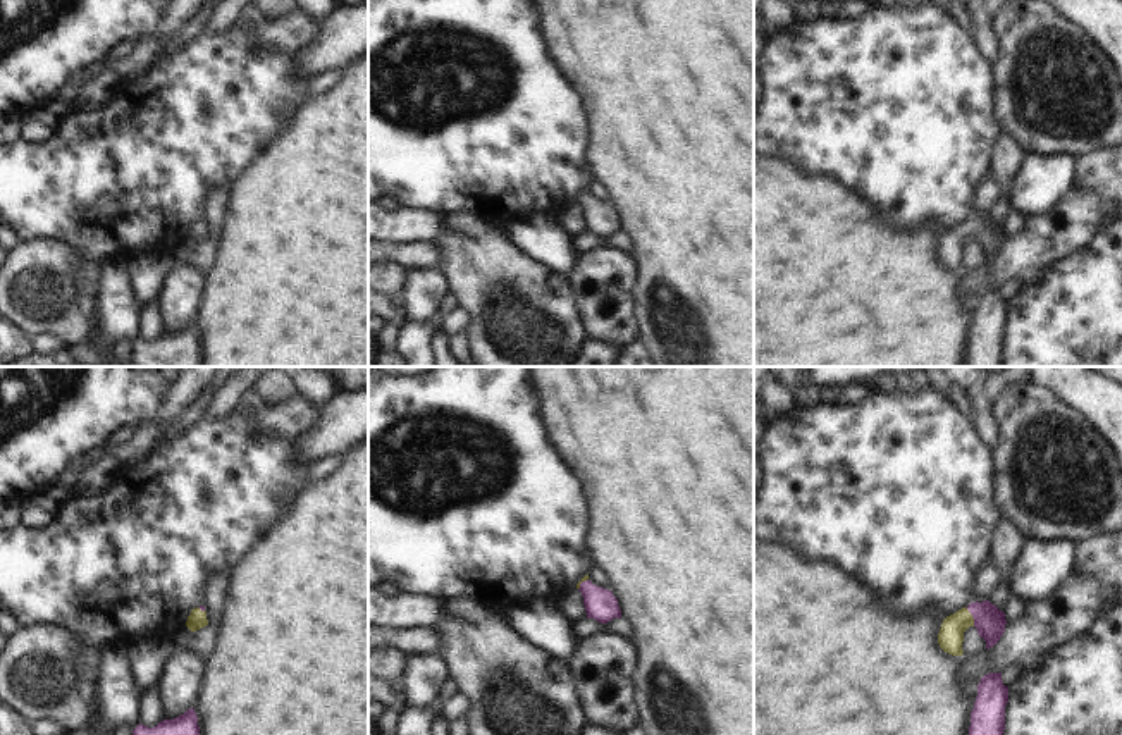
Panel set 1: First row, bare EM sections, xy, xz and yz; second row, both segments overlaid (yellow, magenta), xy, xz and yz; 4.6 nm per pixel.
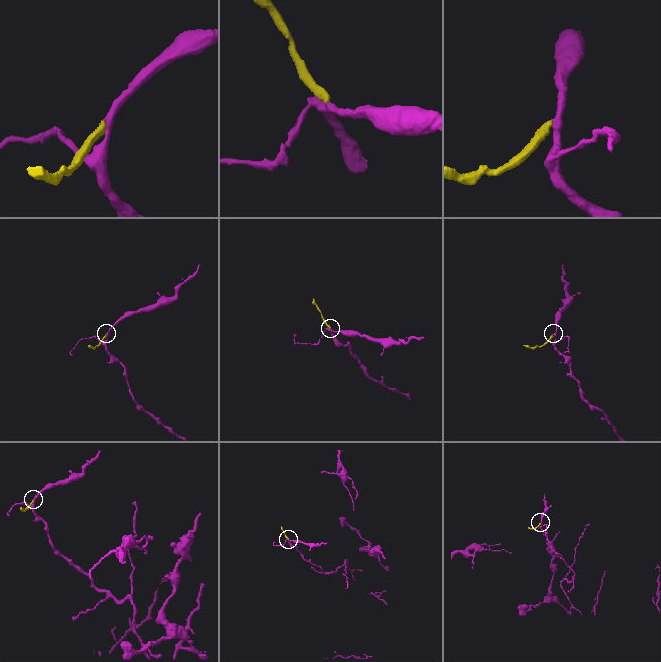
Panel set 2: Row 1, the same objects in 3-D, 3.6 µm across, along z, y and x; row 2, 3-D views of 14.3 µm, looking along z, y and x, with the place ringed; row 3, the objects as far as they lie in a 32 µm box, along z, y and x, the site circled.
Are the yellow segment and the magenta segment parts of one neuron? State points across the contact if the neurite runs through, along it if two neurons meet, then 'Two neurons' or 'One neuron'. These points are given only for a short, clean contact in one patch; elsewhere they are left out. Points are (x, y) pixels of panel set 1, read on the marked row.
Path across: yz (950, 637), (971, 617), (985, 617), (990, 622). One neuron

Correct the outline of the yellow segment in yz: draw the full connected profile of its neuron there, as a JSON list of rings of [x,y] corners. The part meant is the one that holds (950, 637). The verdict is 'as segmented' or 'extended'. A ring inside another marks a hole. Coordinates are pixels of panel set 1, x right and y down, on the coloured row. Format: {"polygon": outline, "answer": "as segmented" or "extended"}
{"polygon": [[[976,601],[943,620],[938,644],[945,652],[962,656],[964,632],[969,627],[976,627],[979,637],[986,640],[986,649],[989,649],[998,644],[1005,632],[1005,625],[1007,620],[1003,611],[989,601]]], "answer": "extended"}

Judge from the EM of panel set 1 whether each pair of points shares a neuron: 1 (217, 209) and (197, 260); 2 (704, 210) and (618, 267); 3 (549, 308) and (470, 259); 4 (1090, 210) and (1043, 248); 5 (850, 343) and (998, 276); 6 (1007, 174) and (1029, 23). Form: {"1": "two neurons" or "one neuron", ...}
{"1": "one neuron", "2": "two neurons", "3": "one neuron", "4": "one neuron", "5": "two neurons", "6": "two neurons"}

